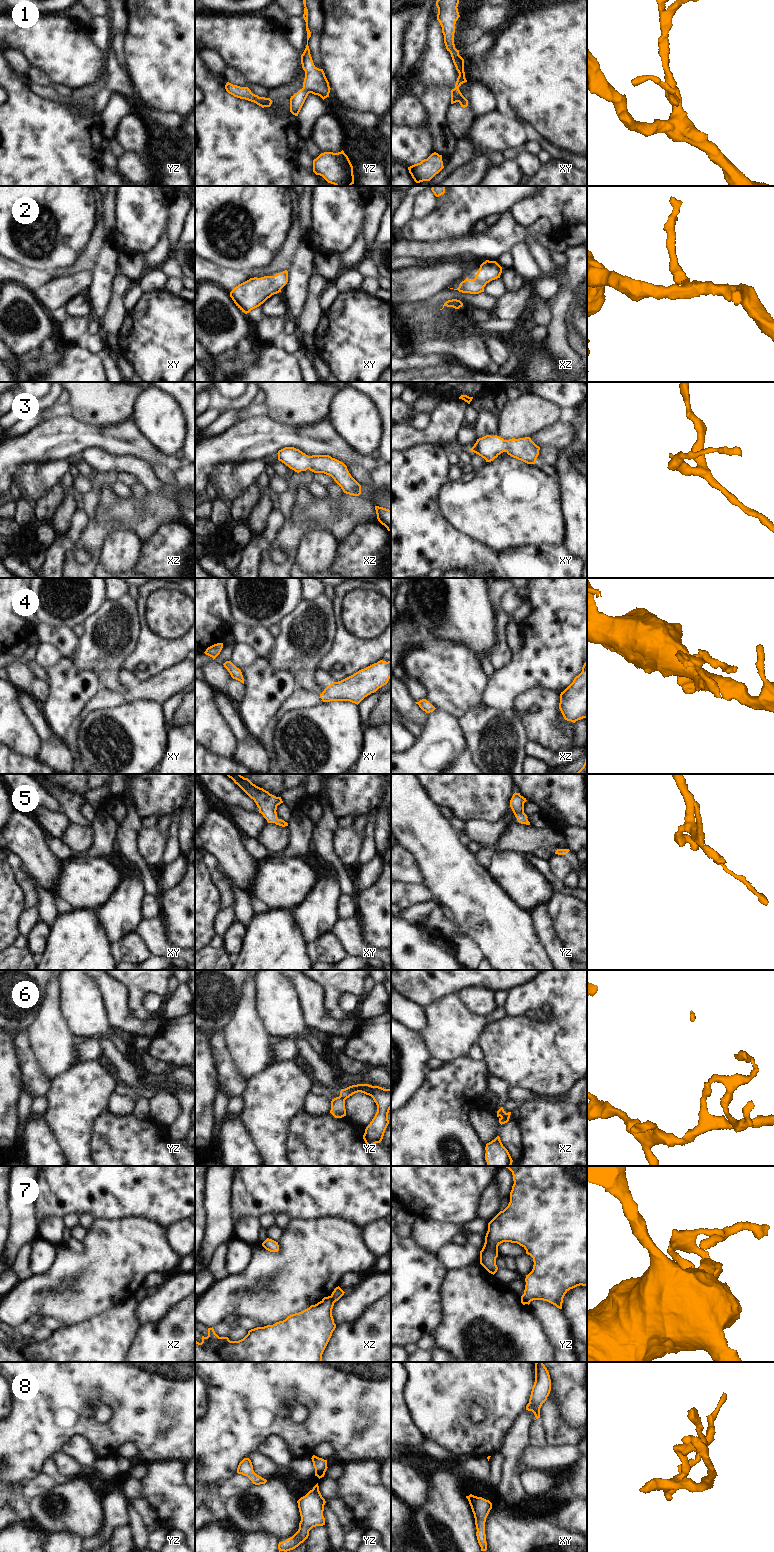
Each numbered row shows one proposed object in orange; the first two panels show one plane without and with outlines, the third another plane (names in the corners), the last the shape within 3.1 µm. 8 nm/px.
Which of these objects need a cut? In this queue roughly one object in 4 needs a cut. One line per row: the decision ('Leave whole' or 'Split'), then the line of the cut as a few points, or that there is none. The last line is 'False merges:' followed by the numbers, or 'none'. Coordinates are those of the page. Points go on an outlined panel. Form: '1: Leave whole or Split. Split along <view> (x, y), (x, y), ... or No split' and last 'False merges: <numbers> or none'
1: Leave whole. No split
2: Leave whole. No split
3: Leave whole. No split
4: Leave whole. No split
5: Leave whole. No split
6: Split. Split along xz (501, 1116), (505, 1116), (508, 1119)
7: Split. Split along xz (329, 1296), (333, 1303)
8: Leave whole. No split
False merges: 6, 7

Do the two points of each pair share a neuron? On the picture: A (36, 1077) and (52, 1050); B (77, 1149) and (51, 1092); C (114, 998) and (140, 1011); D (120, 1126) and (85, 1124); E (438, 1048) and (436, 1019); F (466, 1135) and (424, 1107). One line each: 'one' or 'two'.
A: two
B: one
C: two
D: two
E: one
F: one

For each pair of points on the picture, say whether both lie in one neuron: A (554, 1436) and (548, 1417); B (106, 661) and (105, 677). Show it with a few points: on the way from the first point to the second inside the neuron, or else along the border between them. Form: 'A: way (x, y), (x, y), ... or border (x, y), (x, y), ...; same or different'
A: way (554, 1431), (552, 1422); same
B: border (119, 669), (105, 669), (97, 675); different

